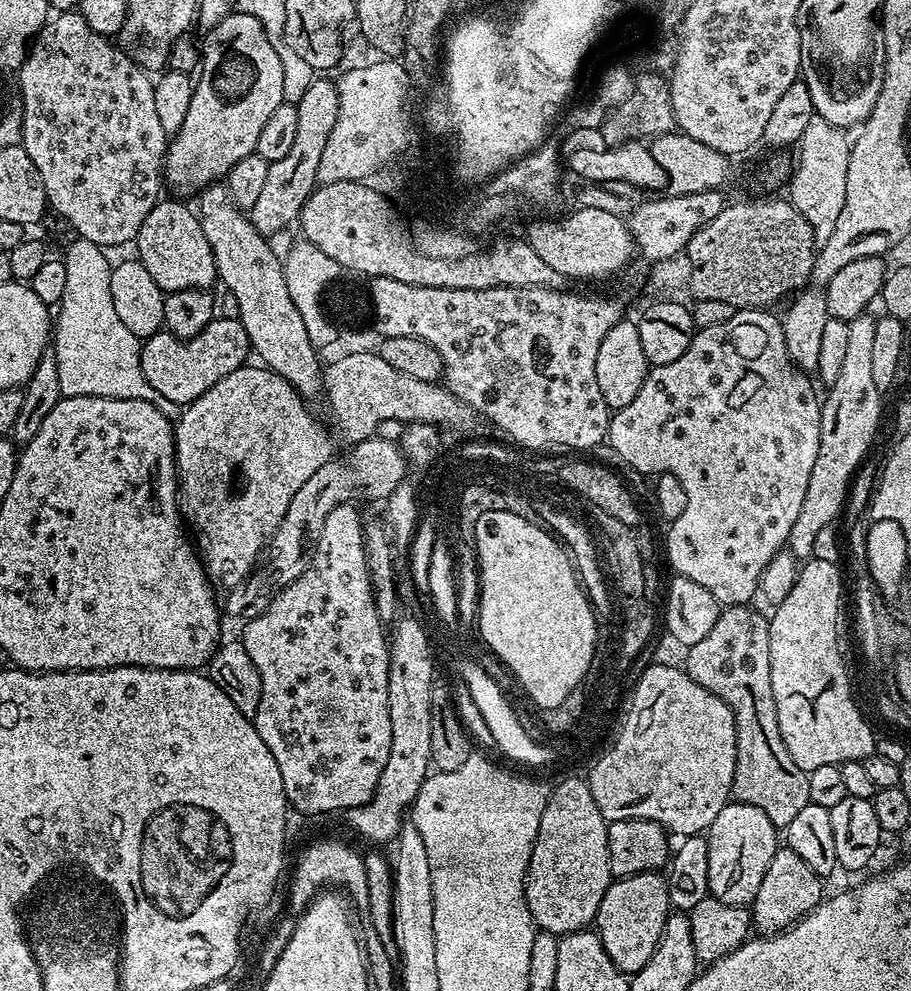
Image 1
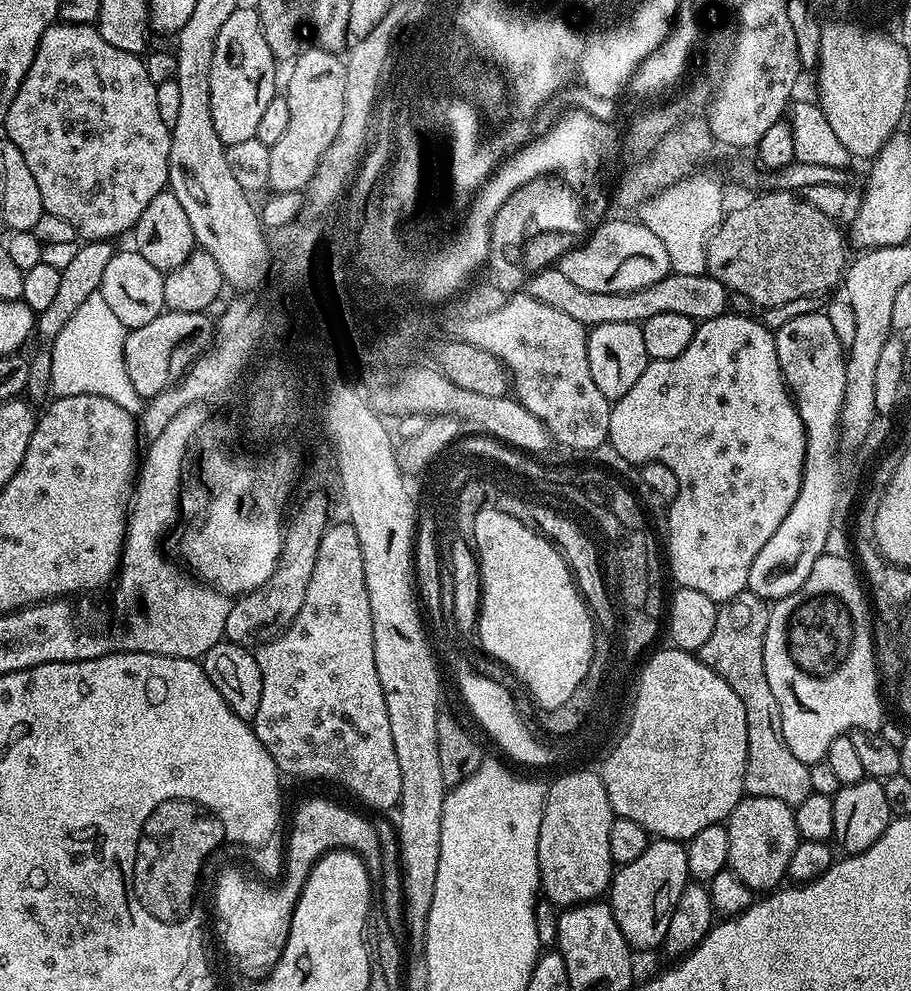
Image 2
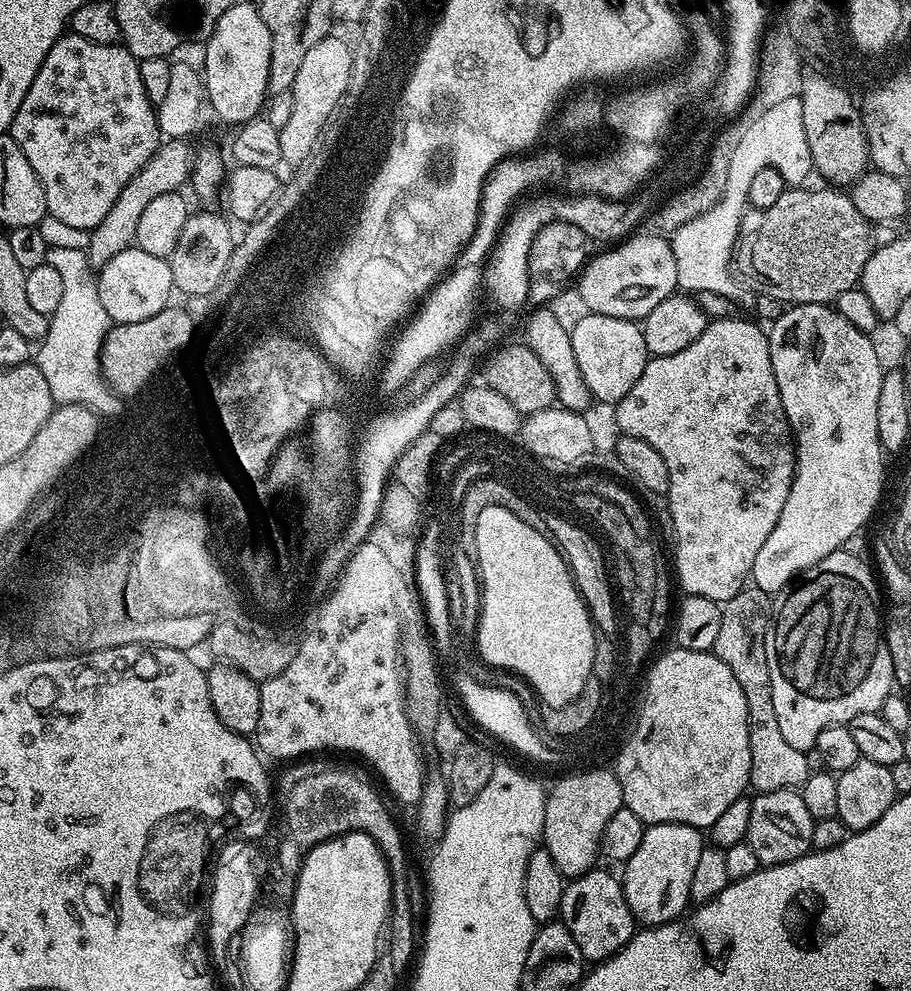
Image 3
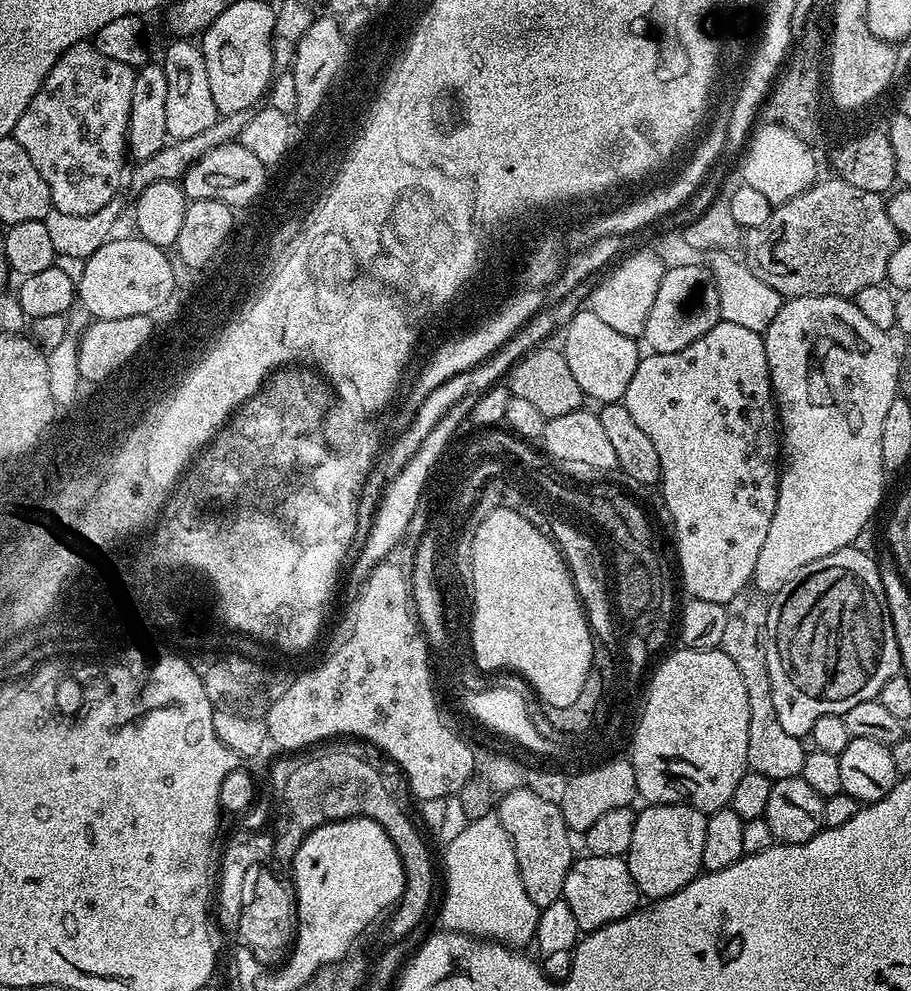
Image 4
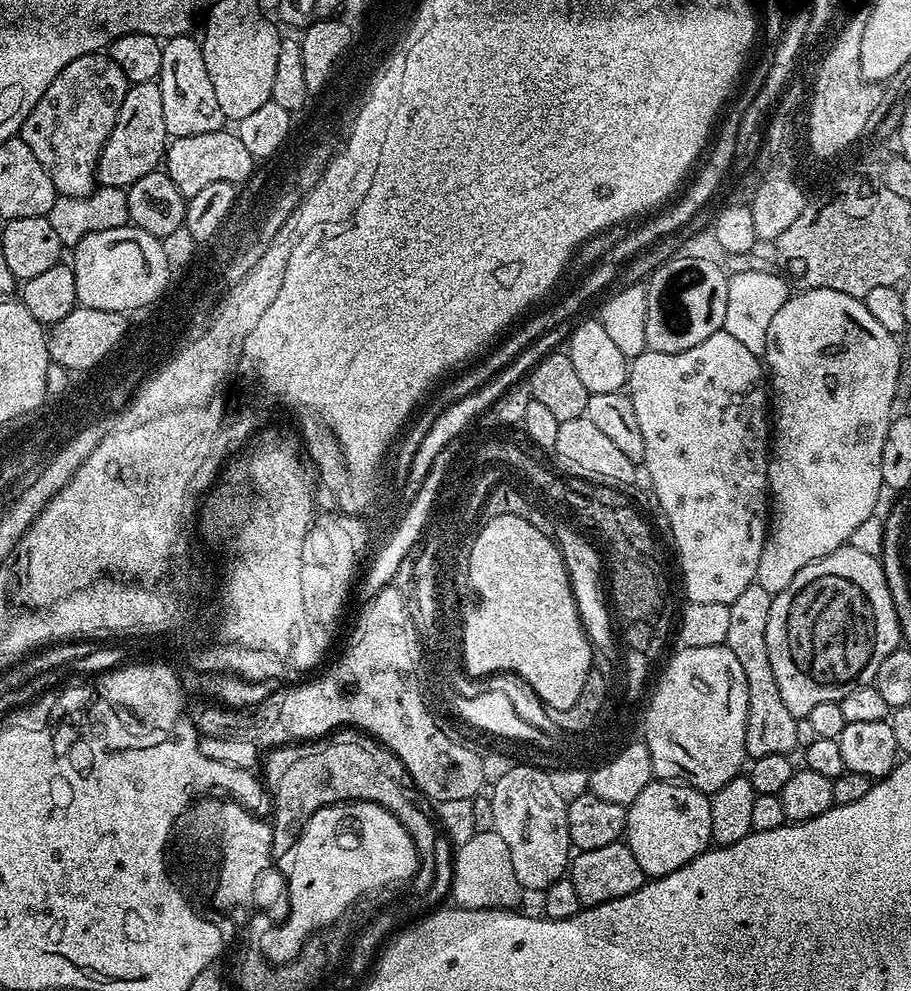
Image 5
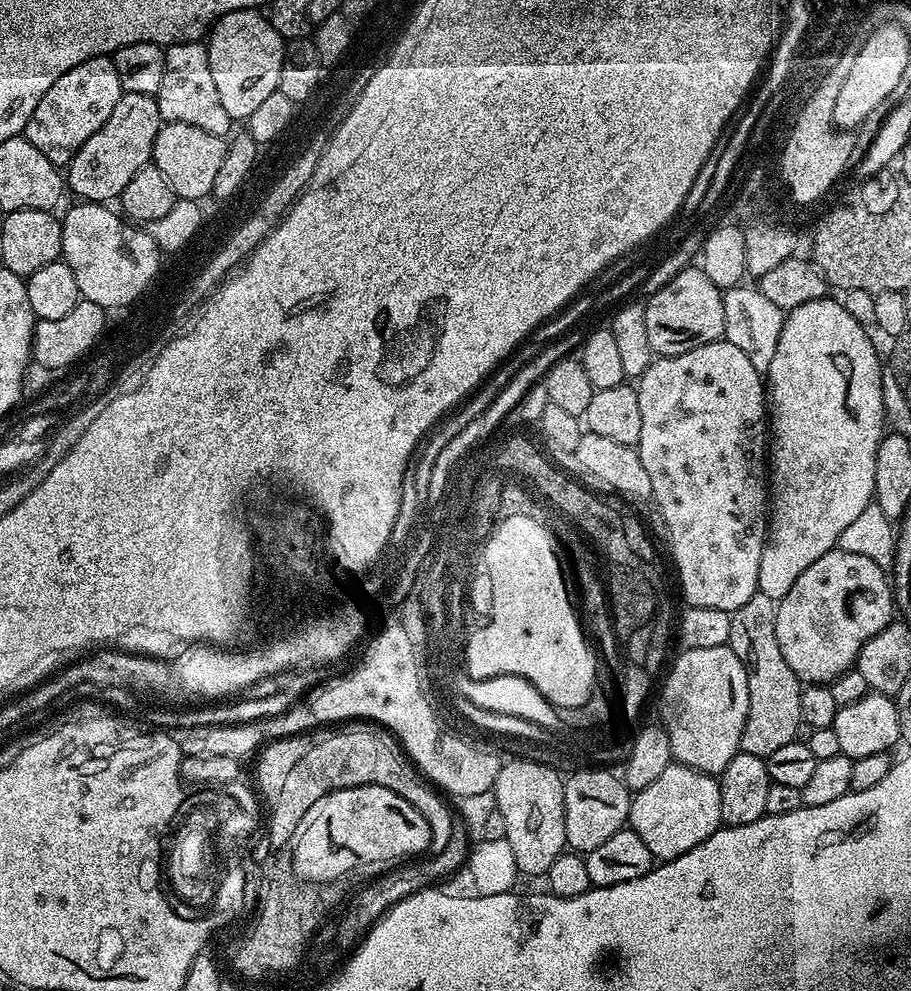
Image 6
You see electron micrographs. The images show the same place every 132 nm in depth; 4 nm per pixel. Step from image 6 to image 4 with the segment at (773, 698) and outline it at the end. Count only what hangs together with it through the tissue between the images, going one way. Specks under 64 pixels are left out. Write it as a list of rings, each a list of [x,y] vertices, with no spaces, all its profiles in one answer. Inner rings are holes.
[[[749,586],[734,594],[726,605],[726,631],[722,634],[720,648],[738,666],[746,686],[746,702],[750,702],[750,722],[746,738],[748,767],[758,774],[766,774],[772,781],[799,776],[804,761],[804,751],[799,736],[786,734],[774,710],[774,694],[770,690],[768,645],[770,643],[770,600],[765,593]]]

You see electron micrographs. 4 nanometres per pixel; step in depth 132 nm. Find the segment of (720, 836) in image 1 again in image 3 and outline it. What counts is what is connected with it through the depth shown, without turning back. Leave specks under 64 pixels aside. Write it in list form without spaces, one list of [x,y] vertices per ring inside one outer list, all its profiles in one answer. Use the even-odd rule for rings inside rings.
[[[783,788],[762,792],[753,795],[751,801],[746,842],[750,850],[754,850],[754,858],[758,858],[761,866],[790,862],[813,851],[812,835],[816,821],[812,819],[810,810],[806,810],[806,802],[802,802],[797,789]]]

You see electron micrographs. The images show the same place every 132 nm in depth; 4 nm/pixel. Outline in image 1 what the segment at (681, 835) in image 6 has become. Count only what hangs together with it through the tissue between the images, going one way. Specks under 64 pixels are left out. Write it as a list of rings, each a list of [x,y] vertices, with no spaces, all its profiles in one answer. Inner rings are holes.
[[[659,871],[613,879],[606,894],[602,894],[602,906],[598,906],[594,931],[602,938],[602,944],[618,970],[634,974],[650,962],[650,954],[654,954],[662,938],[671,908],[668,882]]]

